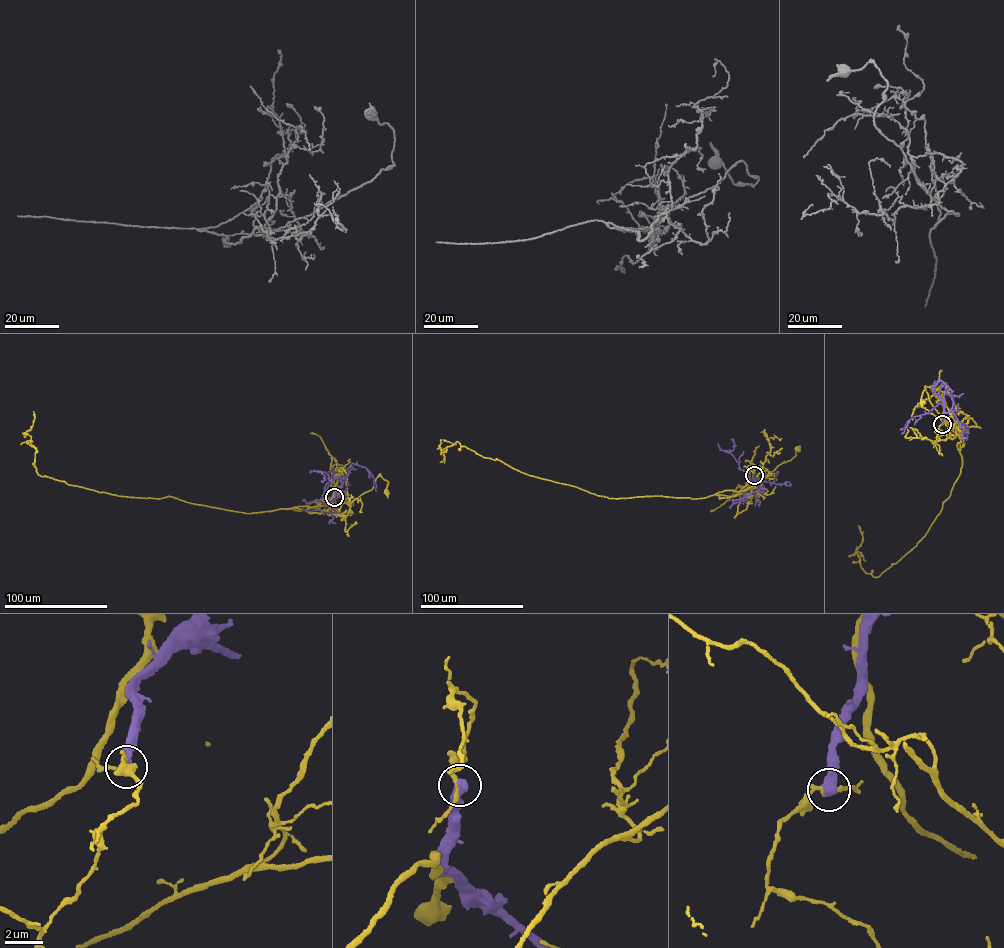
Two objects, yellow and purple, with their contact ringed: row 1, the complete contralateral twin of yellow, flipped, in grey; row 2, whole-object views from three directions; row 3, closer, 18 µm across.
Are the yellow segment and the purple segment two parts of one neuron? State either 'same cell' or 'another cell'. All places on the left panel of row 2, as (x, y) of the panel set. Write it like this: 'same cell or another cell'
another cell

